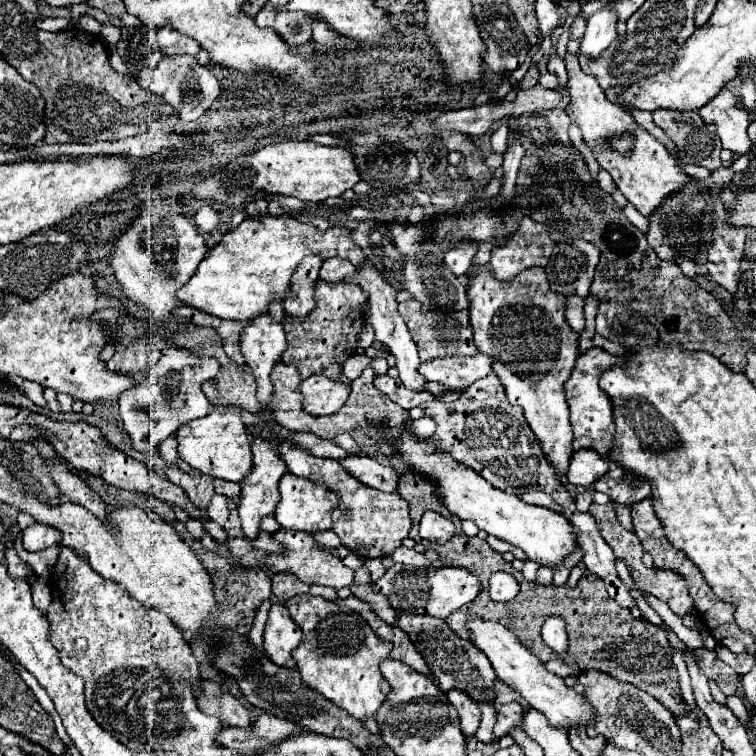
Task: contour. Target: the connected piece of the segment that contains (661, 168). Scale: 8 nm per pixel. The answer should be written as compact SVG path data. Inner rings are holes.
M567 53L565 57L567 63L567 73L569 73L569 95L571 95L571 105L565 109L567 115L579 125L585 143L589 145L589 149L593 151L593 157L597 159L597 163L611 173L615 185L621 189L621 193L625 195L625 199L629 203L633 203L637 207L637 211L641 215L651 215L653 209L671 193L675 193L685 181L689 181L691 177L685 175L679 165L675 163L675 159L667 153L667 149L663 147L663 143L659 143L655 137L651 137L643 127L639 127L631 113L623 111L619 105L611 103L603 89L599 87L597 79L591 75L585 75L579 67L579 61L575 55ZM629 137L633 141L633 149L631 153L623 155L619 151L615 151L613 143L615 139L623 139Z

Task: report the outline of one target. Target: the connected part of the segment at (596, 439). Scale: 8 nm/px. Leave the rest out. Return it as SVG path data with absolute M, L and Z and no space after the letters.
M591 347L585 355L579 355L573 375L565 383L565 397L571 411L571 427L573 427L573 451L579 449L593 449L601 457L607 457L611 443L615 441L615 419L613 419L613 407L611 399L607 399L607 393L599 387L599 375L615 365L625 367L623 359L616 355L609 355L607 351L599 347Z

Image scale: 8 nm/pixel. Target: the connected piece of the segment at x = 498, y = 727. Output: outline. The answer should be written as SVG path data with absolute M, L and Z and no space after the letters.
M517 701L497 707L497 721L495 721L495 727L493 727L495 735L503 737L503 735L507 735L507 731L513 725L521 725L521 715L523 715L523 707Z

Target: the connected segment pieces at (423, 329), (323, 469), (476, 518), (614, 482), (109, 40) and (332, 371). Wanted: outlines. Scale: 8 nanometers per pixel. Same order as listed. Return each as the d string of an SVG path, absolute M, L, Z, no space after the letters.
M415 299L399 303L399 313L403 315L411 337L415 341L415 345L419 347L419 357L421 361L431 361L431 359L441 359L441 357L451 357L451 355L475 355L477 349L473 345L473 331L469 325L469 313L467 311L457 311L451 315L427 315L427 311L423 311L423 305L417 303Z
M287 441L281 443L279 453L281 453L281 459L287 463L287 469L293 475L305 477L305 479L319 483L319 485L325 485L339 497L339 505L333 513L333 517L335 517L333 531L339 535L341 543L345 547L349 547L353 553L357 553L365 559L367 557L369 559L385 557L395 547L399 547L401 541L407 537L409 529L413 527L413 521L409 517L407 501L403 497L399 497L397 493L383 493L379 489L367 487L367 485L359 483L355 477L351 477L335 459L313 457Z
M403 429L401 437L395 445L397 445L397 451L403 455L403 459L407 459L415 471L425 473L437 481L443 503L453 515L457 515L461 519L469 519L479 529L487 531L489 535L519 547L527 555L529 561L535 561L541 567L557 569L565 561L565 557L569 557L579 547L575 529L561 513L523 503L519 497L509 495L501 489L495 489L481 475L477 475L473 469L465 467L463 463L455 461L447 453L441 457L427 457L429 453L433 453L437 449L431 443L431 439L421 443L409 433L409 429Z
M609 461L611 471L607 471L601 479L595 481L595 491L603 491L607 493L615 503L623 503L623 505L633 505L641 499L645 499L647 495L651 495L651 485L647 481L641 483L633 483L623 479L625 471L621 465L617 465L615 461Z
M103 23L101 25L101 39L107 43L107 47L113 51L115 49L115 45L117 45L117 41L119 41L119 35L121 35L121 29L119 27L115 27L115 25L111 25L111 23Z
M323 283L315 287L315 309L305 321L287 321L287 349L283 353L283 363L295 365L301 379L307 379L313 373L321 373L329 379L337 379L341 365L357 349L357 335L363 327L361 303L367 301L367 293L355 283Z

